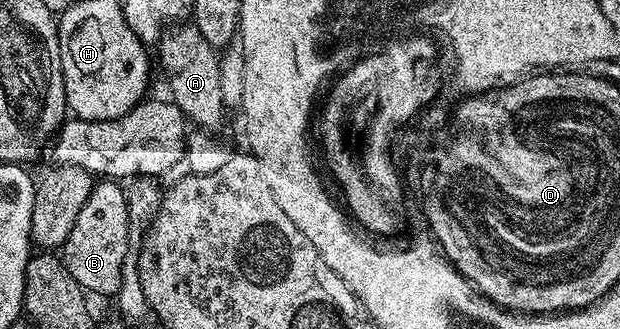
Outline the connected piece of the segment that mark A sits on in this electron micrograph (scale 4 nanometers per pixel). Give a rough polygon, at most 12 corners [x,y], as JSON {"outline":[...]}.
{"outline":[[194,24],[159,46],[169,98],[188,123],[223,122],[219,58]]}

